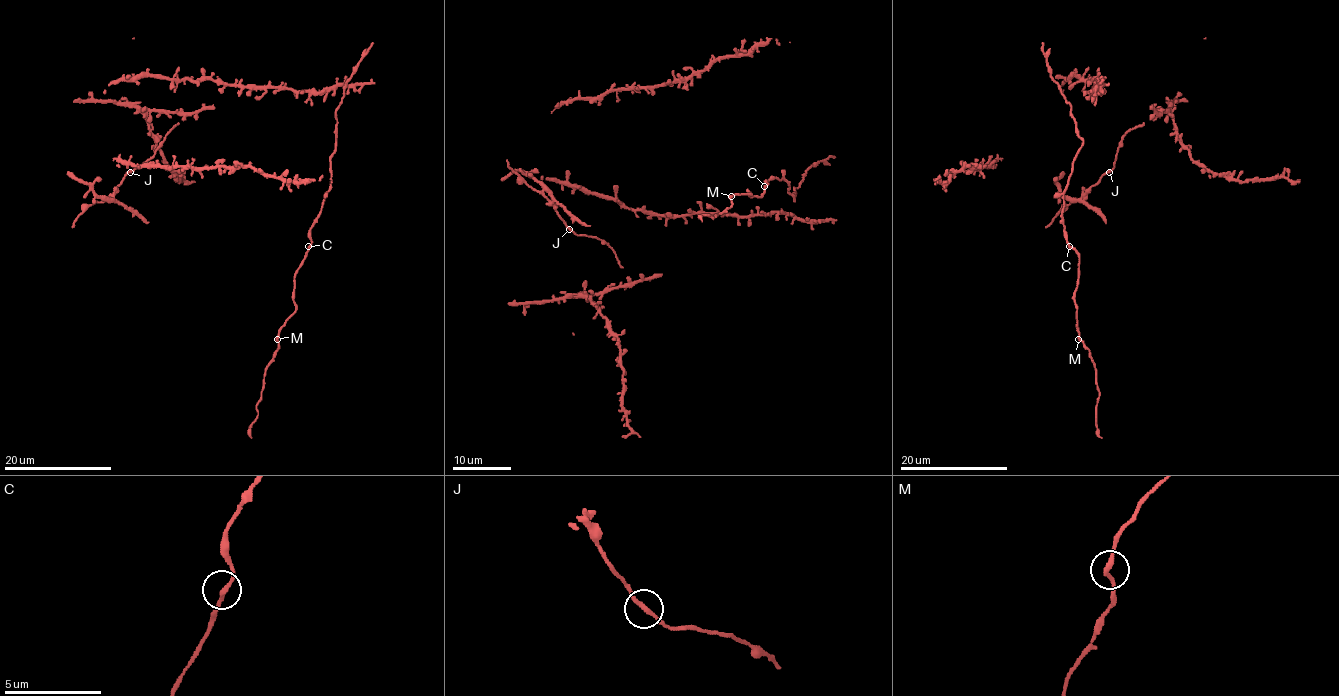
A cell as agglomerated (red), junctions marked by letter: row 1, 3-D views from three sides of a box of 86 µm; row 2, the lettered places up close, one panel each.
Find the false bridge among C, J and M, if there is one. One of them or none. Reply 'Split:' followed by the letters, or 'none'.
Split: none

